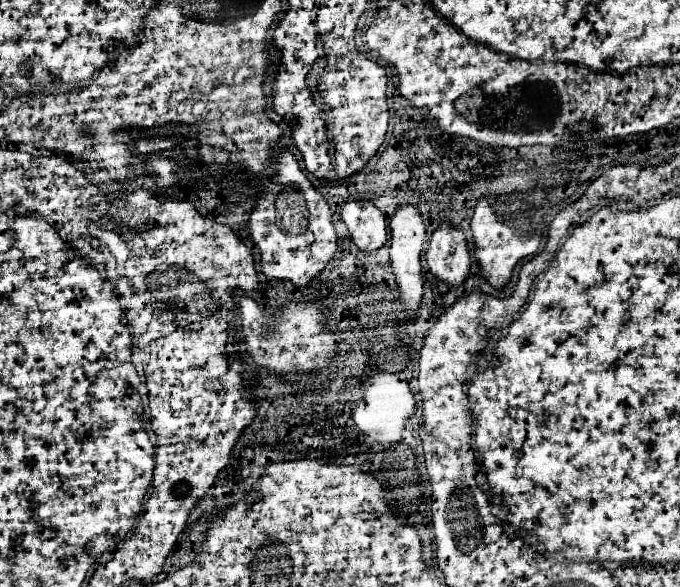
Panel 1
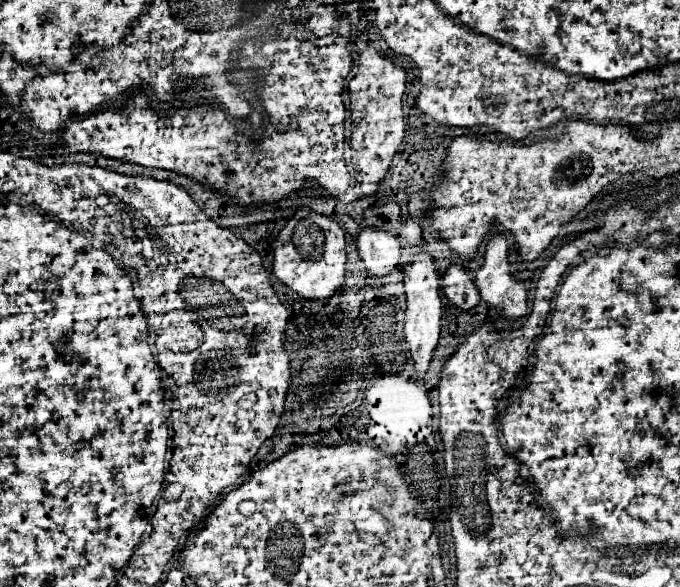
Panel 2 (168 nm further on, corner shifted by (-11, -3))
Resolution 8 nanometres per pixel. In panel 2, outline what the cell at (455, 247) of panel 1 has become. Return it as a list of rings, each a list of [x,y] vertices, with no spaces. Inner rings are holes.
[[[451,265],[441,277],[441,287],[449,301],[455,303],[459,309],[469,311],[481,301],[479,289],[473,281],[473,271],[463,265]]]

